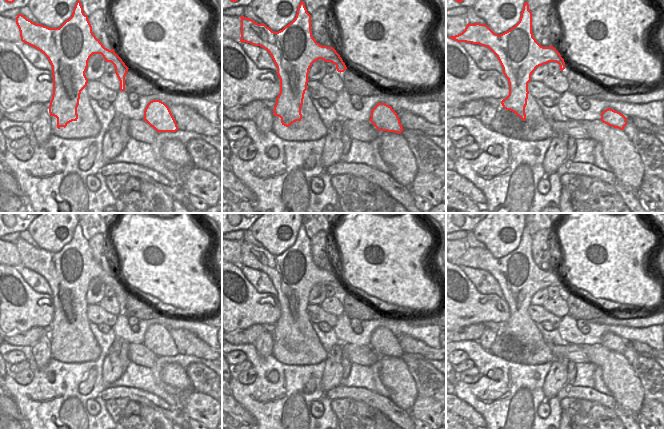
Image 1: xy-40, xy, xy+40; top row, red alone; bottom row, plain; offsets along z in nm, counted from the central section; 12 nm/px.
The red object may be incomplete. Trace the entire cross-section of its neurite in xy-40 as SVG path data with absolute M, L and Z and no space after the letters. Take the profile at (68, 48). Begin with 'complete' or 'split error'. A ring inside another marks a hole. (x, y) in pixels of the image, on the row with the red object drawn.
complete; M79 0L72 16L59 28L36 24L22 14L15 19L21 41L41 51L52 66L53 94L49 113L57 118L58 129L78 119L80 94L88 83L85 72L93 54L101 54L106 62L114 65L120 91L125 91L125 76L129 68L114 49L105 48L93 34Z

